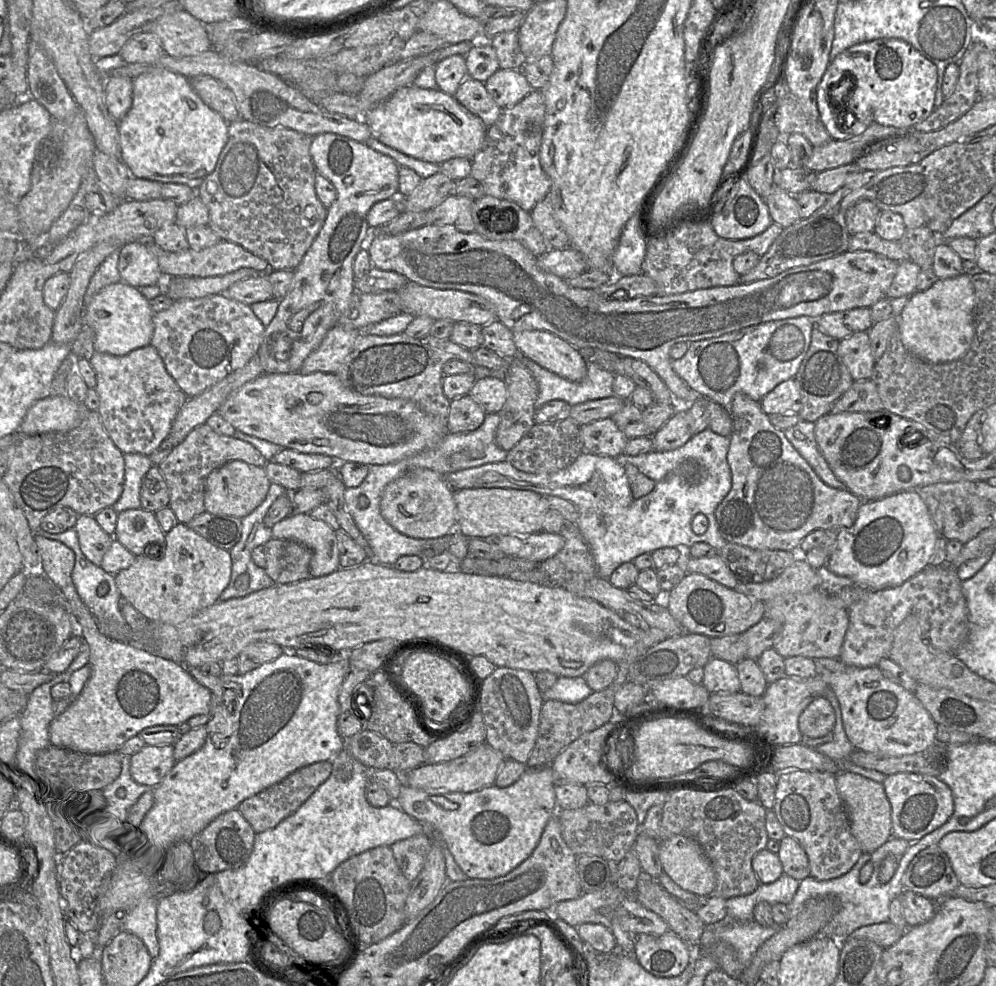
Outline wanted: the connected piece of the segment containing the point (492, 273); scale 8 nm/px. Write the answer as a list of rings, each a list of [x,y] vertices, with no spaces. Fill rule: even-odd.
[[[425,225],[397,235],[372,231],[366,248],[373,267],[377,269],[397,272],[409,282],[422,286],[464,291],[486,299],[494,306],[497,321],[513,332],[544,330],[565,340],[580,352],[600,349],[644,361],[665,382],[677,405],[689,404],[699,395],[672,369],[669,354],[676,343],[715,338],[769,321],[799,316],[807,316],[814,321],[828,313],[858,307],[871,308],[878,300],[886,297],[898,267],[897,261],[883,255],[871,251],[848,250],[832,258],[790,268],[773,278],[755,282],[671,295],[611,299],[599,295],[594,289],[572,287],[565,279],[545,272],[540,268],[537,256],[517,240],[493,241],[475,231],[464,233],[449,225]]]

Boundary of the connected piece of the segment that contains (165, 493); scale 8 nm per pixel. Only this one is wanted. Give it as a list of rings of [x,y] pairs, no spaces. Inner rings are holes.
[[[152,465],[140,486],[141,508],[156,512],[169,506],[170,493],[158,465]]]

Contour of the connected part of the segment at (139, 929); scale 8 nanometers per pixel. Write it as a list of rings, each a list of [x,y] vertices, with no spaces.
[[[285,651],[278,658],[265,663],[246,674],[221,674],[219,676],[212,676],[203,673],[198,667],[186,668],[197,682],[208,688],[211,692],[212,702],[209,712],[208,725],[216,725],[216,733],[214,736],[207,733],[204,745],[192,755],[176,762],[172,770],[153,789],[154,805],[149,818],[142,827],[139,828],[135,835],[128,835],[128,840],[124,841],[124,859],[118,859],[118,868],[111,874],[108,880],[104,881],[102,887],[100,888],[100,894],[97,897],[97,913],[101,921],[105,920],[109,916],[119,917],[121,920],[121,930],[138,936],[146,946],[152,959],[155,959],[159,953],[156,911],[158,905],[158,887],[161,884],[156,882],[154,879],[155,859],[159,858],[161,854],[163,854],[165,850],[169,849],[171,846],[180,844],[181,842],[189,842],[194,835],[200,832],[200,830],[202,830],[215,818],[229,810],[237,809],[239,804],[245,799],[281,782],[290,774],[302,767],[316,762],[326,761],[331,757],[336,757],[338,753],[344,749],[344,739],[337,730],[337,718],[339,715],[338,696],[340,688],[345,677],[351,671],[346,653],[340,653],[339,658],[334,662],[329,664],[319,664],[300,657],[292,651]]]

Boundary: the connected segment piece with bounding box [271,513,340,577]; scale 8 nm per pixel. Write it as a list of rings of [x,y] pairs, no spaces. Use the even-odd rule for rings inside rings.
[[[292,513],[271,528],[275,539],[296,540],[312,551],[310,577],[326,576],[339,566],[336,531],[308,513]]]

